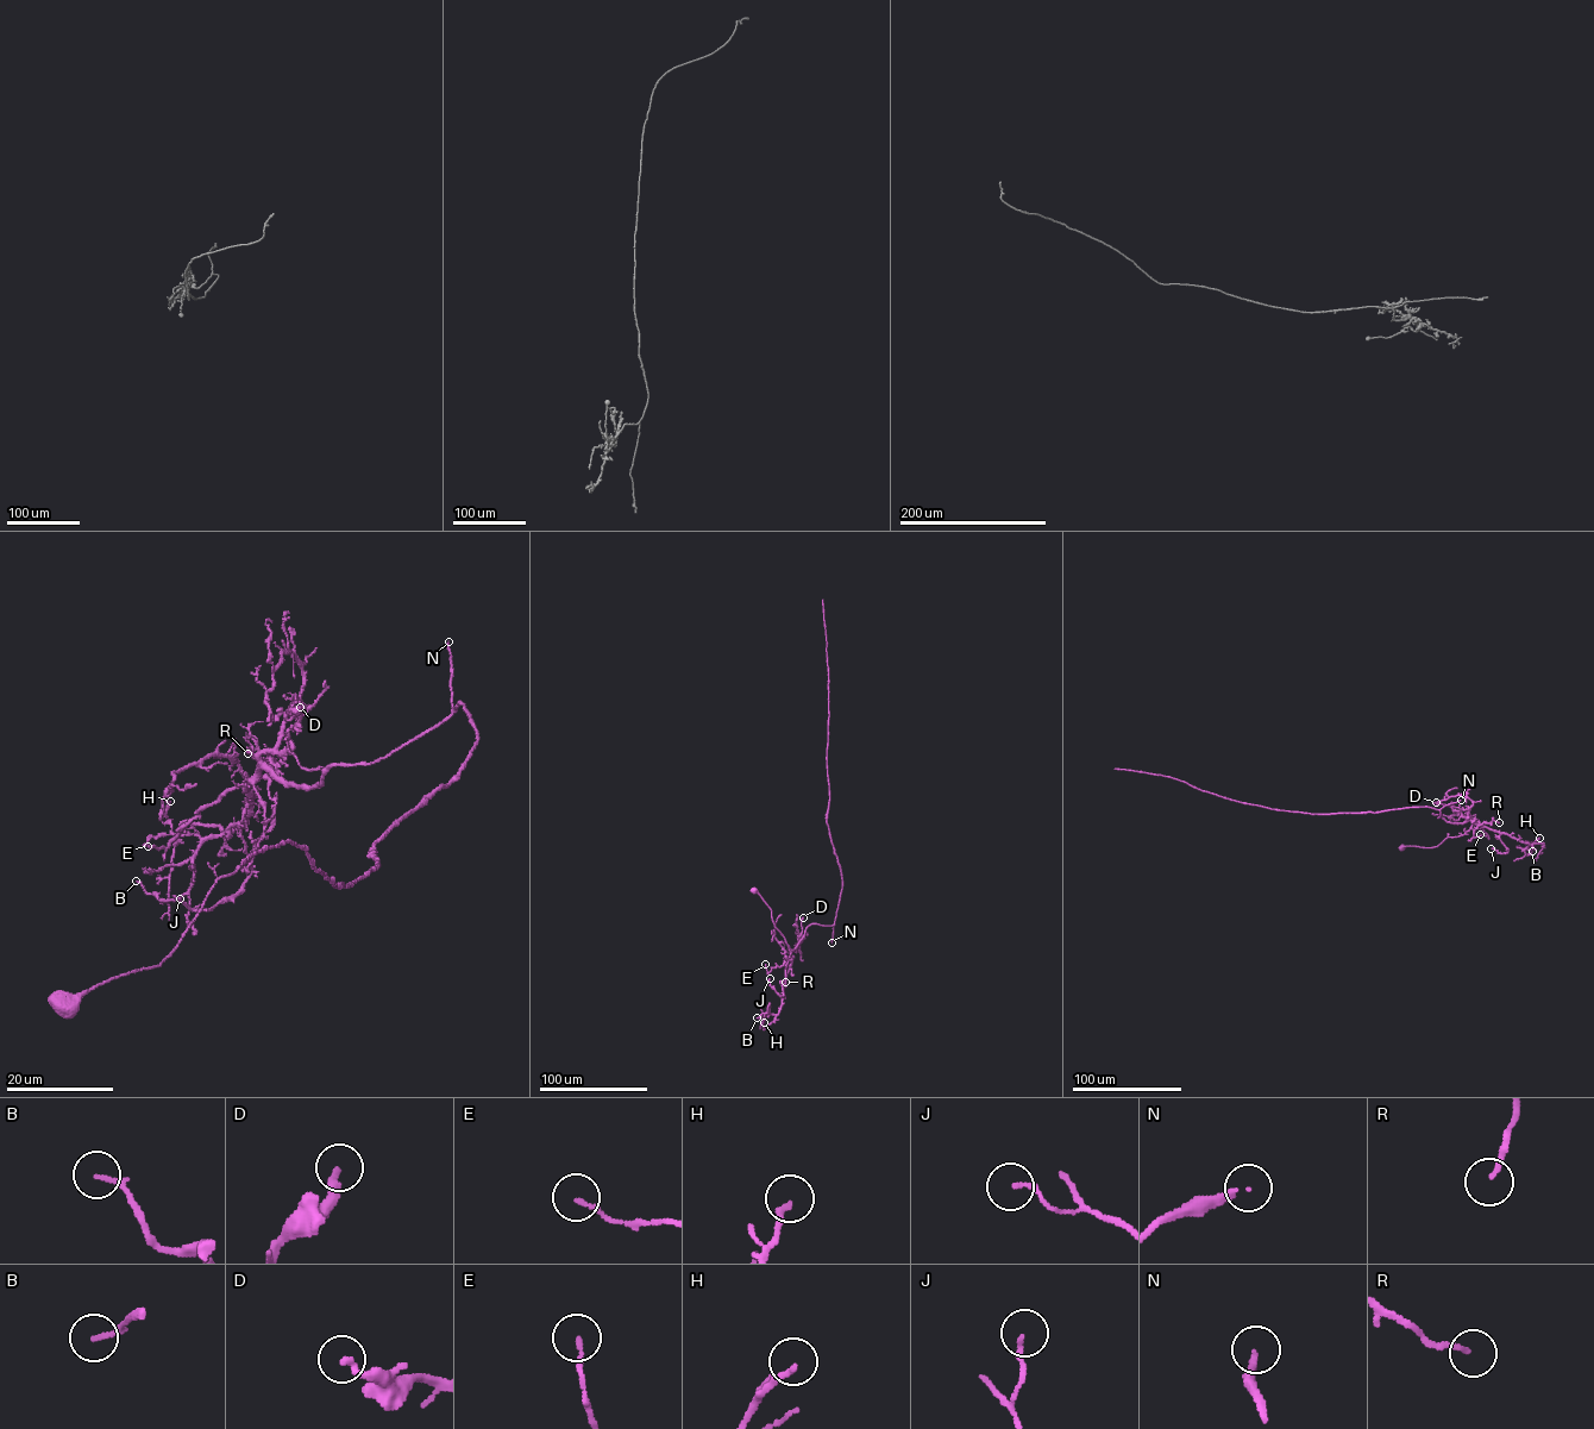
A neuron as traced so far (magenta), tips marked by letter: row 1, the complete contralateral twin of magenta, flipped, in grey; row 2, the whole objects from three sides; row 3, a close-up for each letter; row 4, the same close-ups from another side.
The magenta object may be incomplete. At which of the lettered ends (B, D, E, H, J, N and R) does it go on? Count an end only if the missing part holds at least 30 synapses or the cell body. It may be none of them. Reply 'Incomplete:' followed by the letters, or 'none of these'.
Incomplete: N

